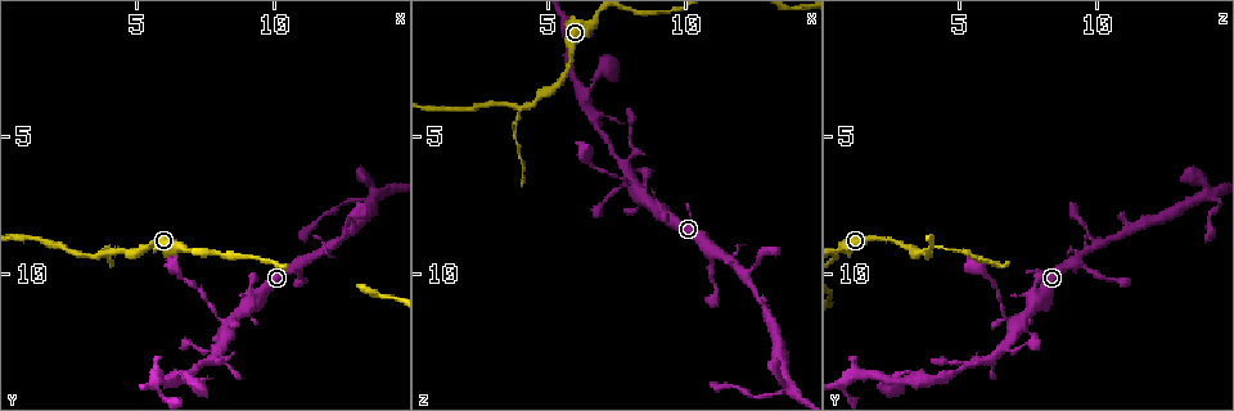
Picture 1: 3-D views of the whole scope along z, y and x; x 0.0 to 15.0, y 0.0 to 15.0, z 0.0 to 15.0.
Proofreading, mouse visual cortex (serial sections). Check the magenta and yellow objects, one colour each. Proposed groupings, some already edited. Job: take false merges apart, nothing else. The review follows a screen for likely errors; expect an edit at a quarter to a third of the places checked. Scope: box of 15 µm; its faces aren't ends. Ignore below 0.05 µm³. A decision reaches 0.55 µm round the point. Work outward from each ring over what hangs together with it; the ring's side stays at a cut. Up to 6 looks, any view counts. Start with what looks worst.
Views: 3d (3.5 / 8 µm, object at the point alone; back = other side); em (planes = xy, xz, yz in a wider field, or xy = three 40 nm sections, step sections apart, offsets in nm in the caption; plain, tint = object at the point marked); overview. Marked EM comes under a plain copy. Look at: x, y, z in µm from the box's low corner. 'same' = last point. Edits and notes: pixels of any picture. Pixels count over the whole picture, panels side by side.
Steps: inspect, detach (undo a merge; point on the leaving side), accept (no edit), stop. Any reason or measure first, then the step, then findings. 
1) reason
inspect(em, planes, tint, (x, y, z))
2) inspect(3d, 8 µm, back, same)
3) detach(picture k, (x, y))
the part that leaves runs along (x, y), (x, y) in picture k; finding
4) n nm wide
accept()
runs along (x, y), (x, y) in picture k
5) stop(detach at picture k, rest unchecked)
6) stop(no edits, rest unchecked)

arms part here
inspect(3d, 3.5 µm, (4.0, 9.2, 3.9))

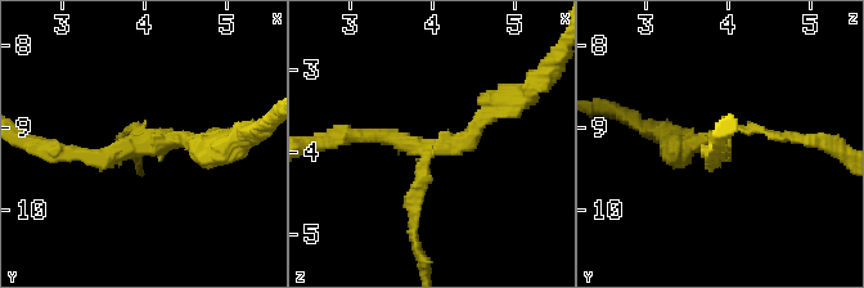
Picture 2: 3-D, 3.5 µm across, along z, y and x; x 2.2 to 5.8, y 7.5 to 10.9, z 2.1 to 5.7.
now the EM
inspect(em, xy, step 5, tint, (4.15, 9.15, 3.95))

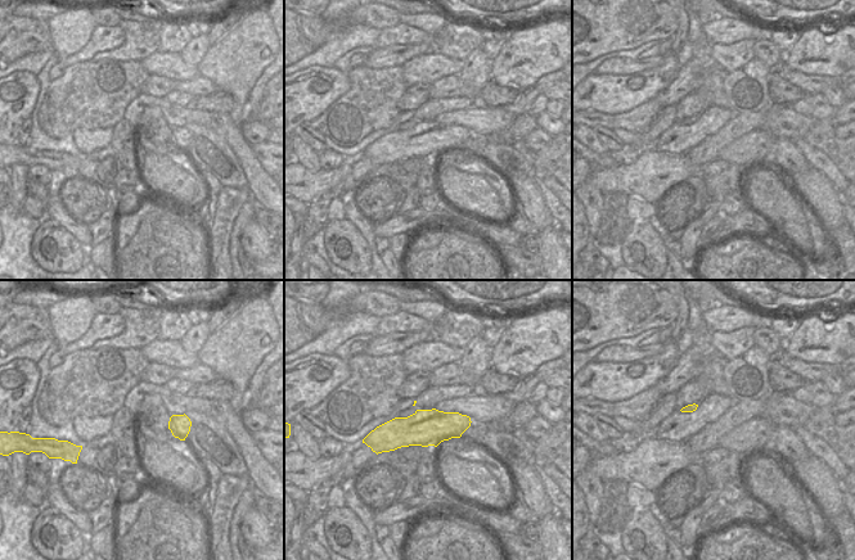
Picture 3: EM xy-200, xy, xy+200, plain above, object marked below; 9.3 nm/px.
detach(picture 2, (417, 198))
the part that leaves runs along (428, 153), (413, 193), (413, 239), (424, 262) in picture 2; two cells meet here

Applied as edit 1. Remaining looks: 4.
three arms meet
inspect(3d, 8 µm, (8.3, 11.9, 7.1))

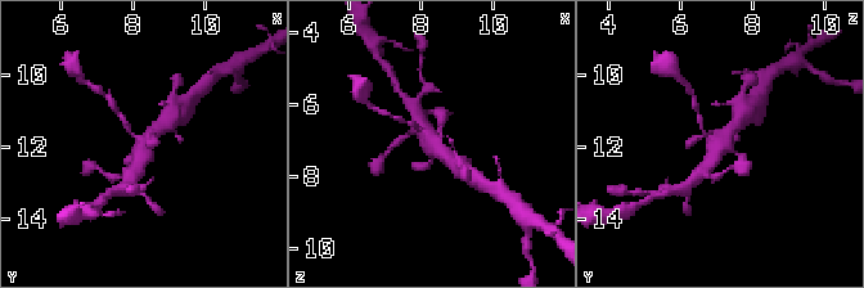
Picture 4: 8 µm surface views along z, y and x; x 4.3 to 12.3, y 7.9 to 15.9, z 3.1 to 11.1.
inspect(em, planes, tint, (8.4, 11.8, 7.1))

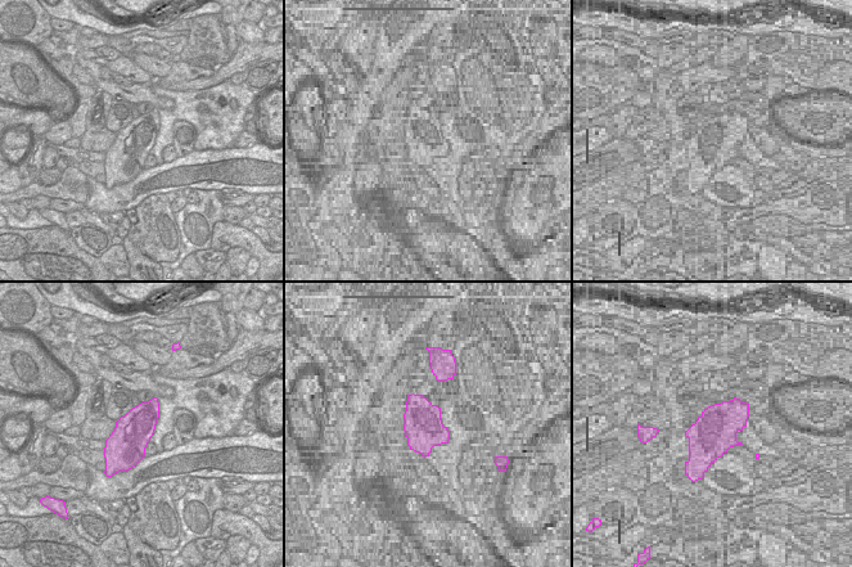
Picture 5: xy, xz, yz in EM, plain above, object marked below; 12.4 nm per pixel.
460 nm wide
accept()
runs along (739, 120), (701, 172) in picture 4; all the same cell

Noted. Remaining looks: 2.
inspect(3d, 3.5 µm, (12.2, 8.9, 10.1))

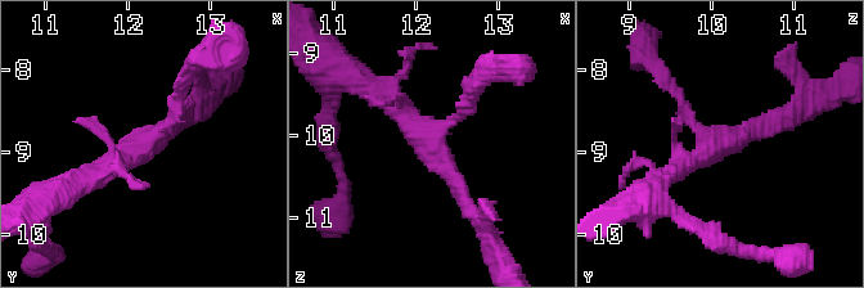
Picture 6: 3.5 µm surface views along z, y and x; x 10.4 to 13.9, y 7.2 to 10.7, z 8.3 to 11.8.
arms of 150, 200, 250 nm
accept()
runs along (369, 88), (409, 117), (468, 206) in picture 6; one cell here

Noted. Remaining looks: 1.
stop(detach at picture 2, rest unchecked)

